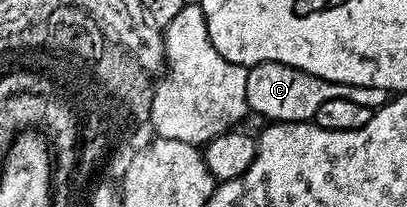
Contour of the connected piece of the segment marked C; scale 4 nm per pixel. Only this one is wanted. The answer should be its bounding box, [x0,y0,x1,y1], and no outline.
[245,62,389,122]

